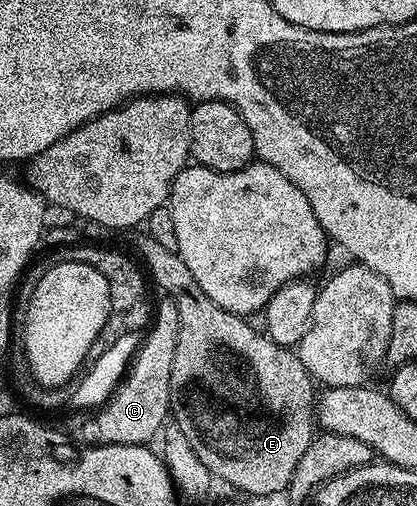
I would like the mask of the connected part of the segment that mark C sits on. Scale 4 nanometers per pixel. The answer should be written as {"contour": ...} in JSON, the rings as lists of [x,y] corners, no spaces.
{"contour":[[[169,299],[153,309],[153,320],[139,342],[139,349],[131,358],[130,365],[116,386],[114,393],[90,415],[83,415],[72,427],[70,436],[80,446],[85,445],[147,445],[160,436],[161,430],[168,424],[171,411],[171,376],[173,375],[173,351],[177,351],[179,342],[179,320],[177,319],[177,303]]]}

